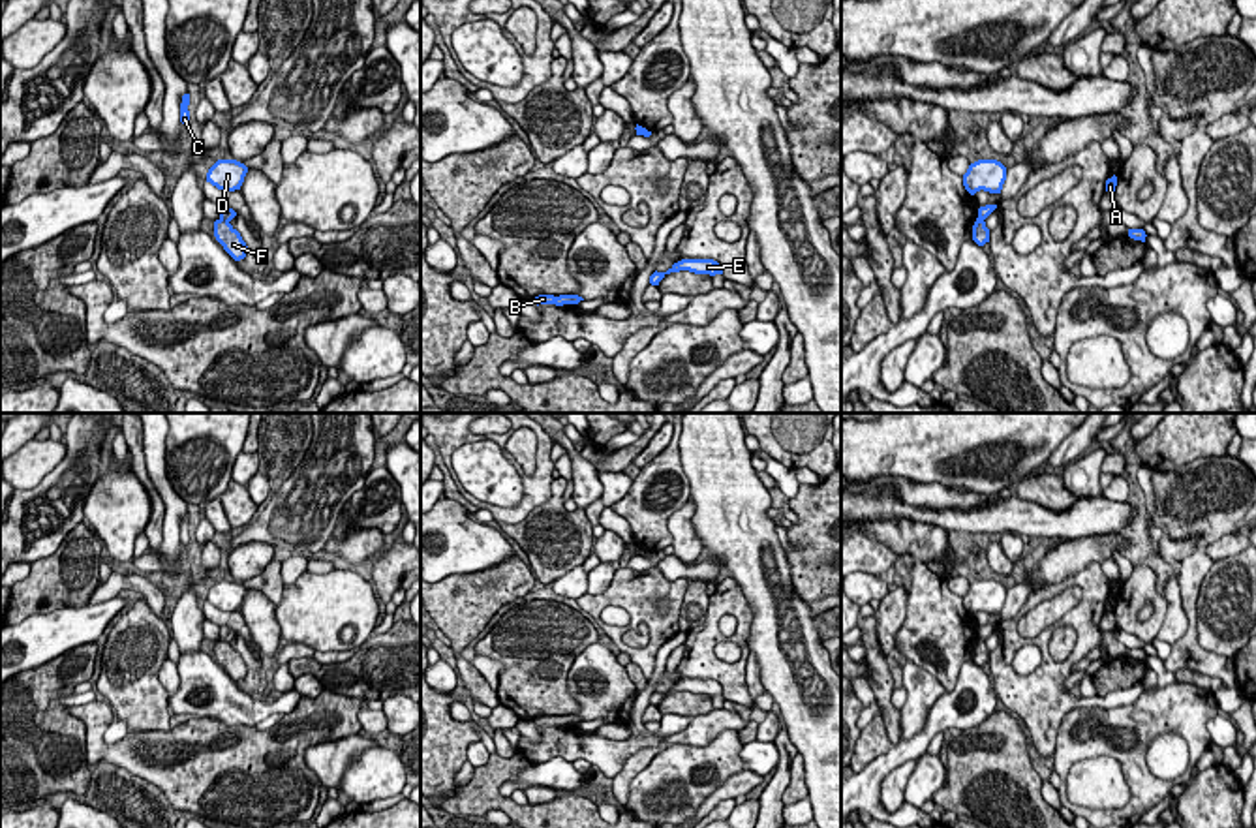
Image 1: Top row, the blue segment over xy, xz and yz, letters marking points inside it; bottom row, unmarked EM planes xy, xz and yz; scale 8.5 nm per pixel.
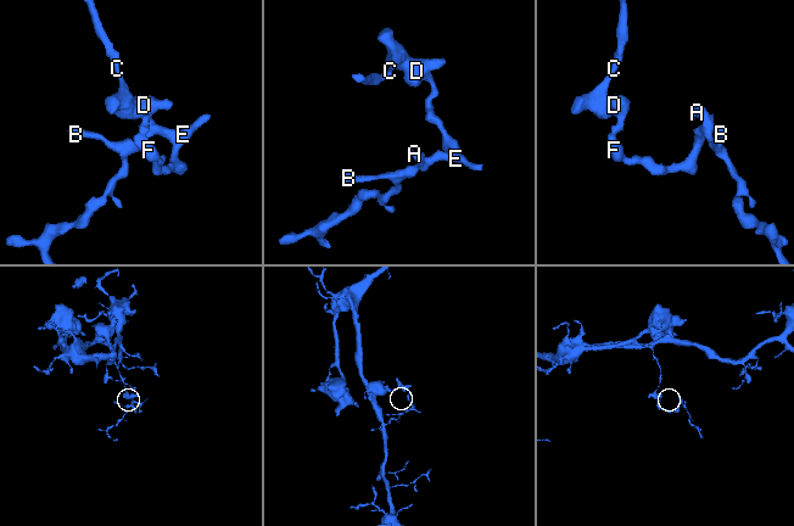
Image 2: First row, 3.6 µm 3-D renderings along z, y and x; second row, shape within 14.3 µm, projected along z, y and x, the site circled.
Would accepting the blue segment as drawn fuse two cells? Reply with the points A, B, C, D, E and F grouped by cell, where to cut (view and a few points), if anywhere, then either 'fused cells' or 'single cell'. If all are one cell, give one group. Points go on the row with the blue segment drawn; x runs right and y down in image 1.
A B E F / C D; cut in xy along (220, 216), (228, 222); fused cells

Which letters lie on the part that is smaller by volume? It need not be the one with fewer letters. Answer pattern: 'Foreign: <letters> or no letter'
Foreign: A, B, E, F

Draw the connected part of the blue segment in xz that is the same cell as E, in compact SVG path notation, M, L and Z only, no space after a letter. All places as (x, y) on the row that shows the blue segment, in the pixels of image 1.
M682 259L682 261L674 263L666 272L655 270L650 276L650 284L659 285L659 282L666 274L680 272L680 270L689 270L689 272L695 272L695 274L710 274L710 276L723 274L723 267L713 259Z

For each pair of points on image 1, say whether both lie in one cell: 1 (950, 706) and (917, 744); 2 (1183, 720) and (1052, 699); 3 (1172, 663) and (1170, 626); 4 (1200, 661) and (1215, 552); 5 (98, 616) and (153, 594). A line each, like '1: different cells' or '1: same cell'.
1: same cell
2: different cells
3: different cells
4: different cells
5: different cells

